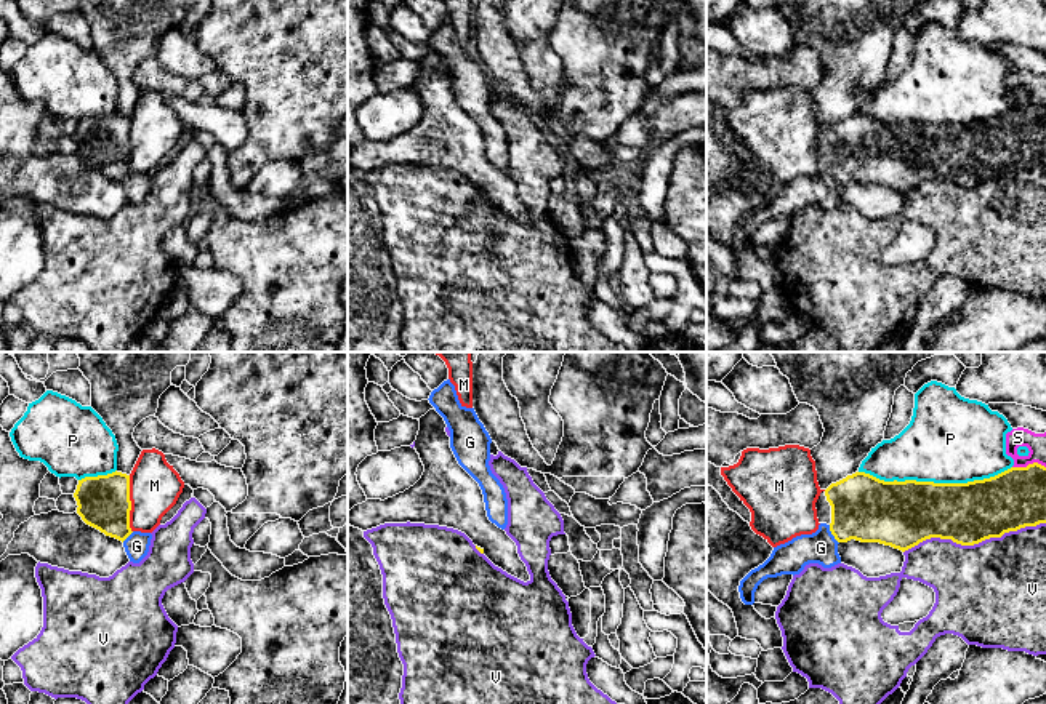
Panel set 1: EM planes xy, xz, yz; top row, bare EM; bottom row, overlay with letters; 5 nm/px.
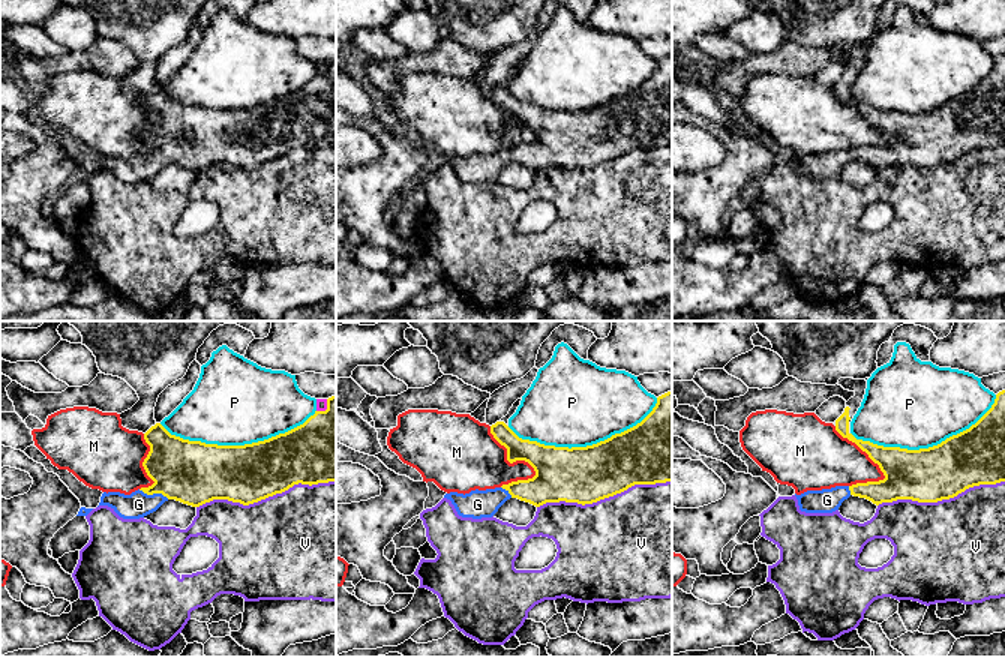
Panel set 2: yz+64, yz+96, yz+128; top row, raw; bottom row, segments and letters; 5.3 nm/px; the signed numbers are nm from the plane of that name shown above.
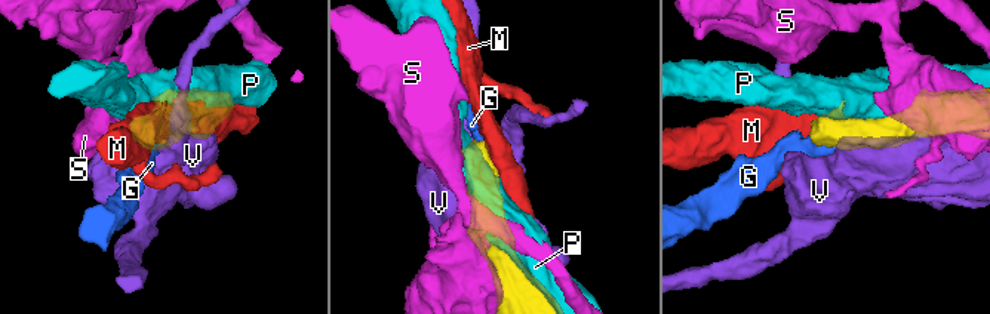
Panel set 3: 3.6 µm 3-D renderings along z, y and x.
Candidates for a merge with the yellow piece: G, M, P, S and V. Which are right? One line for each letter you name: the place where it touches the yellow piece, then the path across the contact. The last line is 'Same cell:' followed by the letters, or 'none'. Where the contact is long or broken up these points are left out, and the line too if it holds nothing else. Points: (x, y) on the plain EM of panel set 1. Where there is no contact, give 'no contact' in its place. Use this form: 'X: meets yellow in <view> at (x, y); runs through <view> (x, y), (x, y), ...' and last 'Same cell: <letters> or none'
G: meets yellow in yz at (833, 176); runs through yz (867, 151), (859, 152), (833, 176), (820, 189)
Same cell: G

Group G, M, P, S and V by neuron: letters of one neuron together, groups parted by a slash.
G / M / P / S / V

